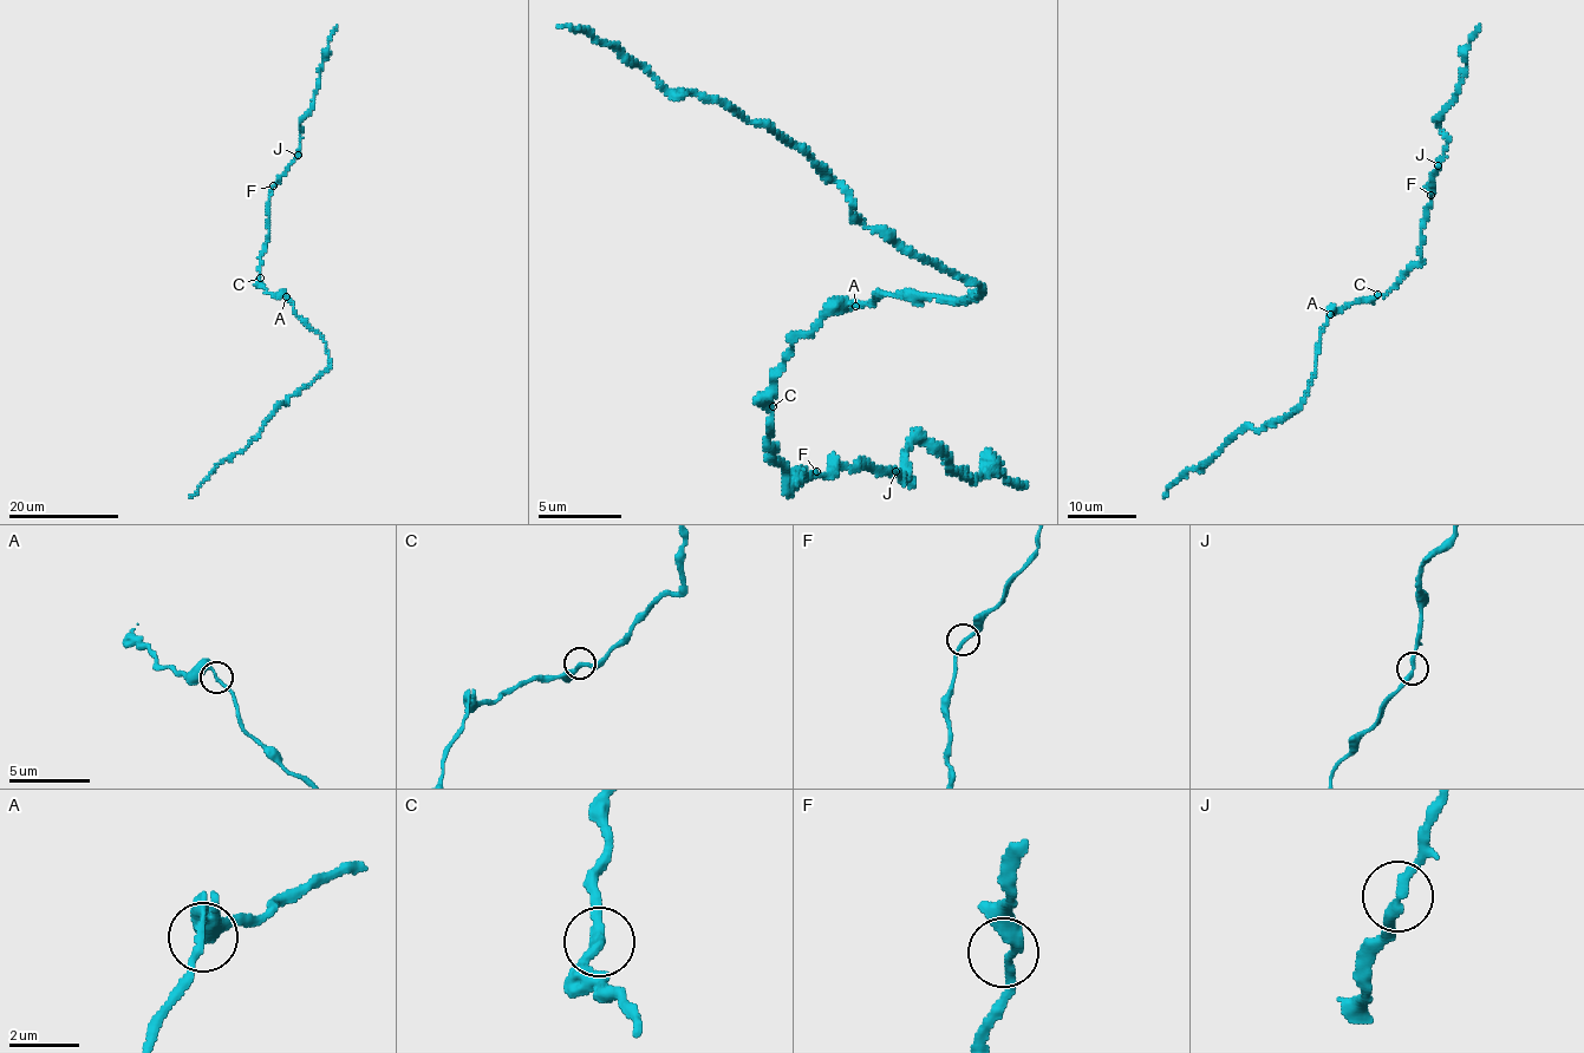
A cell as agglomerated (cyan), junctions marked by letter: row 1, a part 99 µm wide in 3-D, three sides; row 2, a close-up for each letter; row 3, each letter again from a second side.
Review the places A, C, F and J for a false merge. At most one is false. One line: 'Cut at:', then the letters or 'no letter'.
Cut at: no letter

